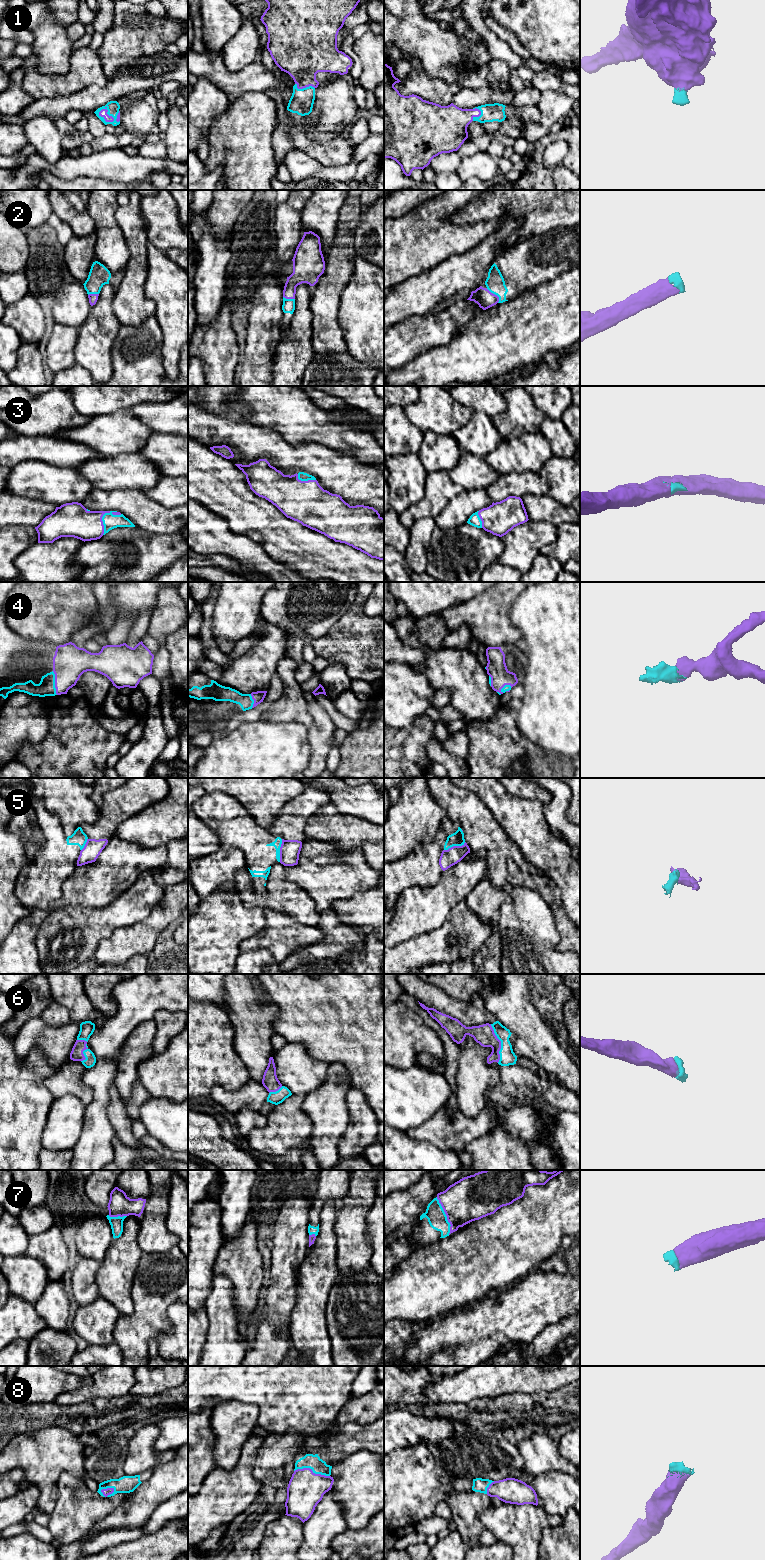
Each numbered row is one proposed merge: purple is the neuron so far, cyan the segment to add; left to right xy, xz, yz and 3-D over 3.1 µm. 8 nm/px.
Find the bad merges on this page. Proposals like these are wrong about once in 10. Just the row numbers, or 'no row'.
5

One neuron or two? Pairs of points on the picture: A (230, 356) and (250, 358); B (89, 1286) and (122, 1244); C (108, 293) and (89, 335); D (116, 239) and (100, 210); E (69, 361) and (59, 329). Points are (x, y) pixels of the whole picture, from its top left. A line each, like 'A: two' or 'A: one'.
A: two
B: two
C: one
D: one
E: one

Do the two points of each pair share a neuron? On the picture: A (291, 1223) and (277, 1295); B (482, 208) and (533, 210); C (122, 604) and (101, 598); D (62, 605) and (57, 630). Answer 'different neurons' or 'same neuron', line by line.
A: same neuron
B: same neuron
C: different neurons
D: same neuron

